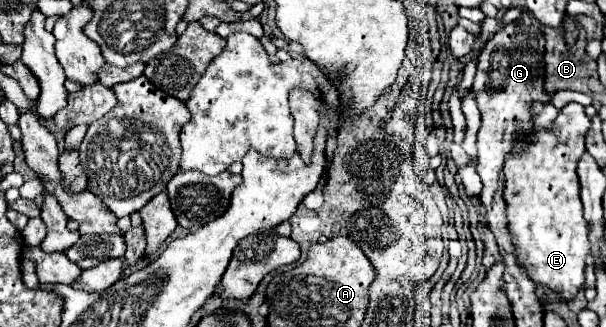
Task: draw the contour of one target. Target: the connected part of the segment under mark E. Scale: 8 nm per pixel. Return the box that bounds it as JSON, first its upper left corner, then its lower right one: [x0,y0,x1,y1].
[504,104,590,302]

